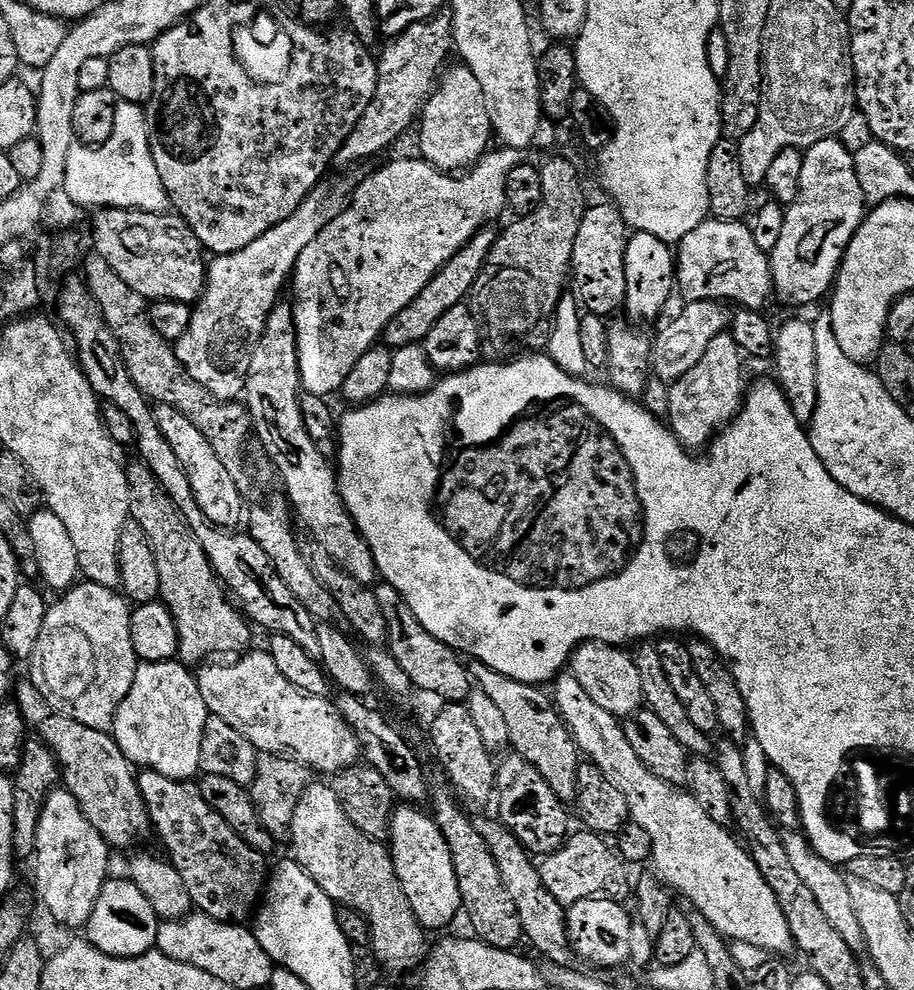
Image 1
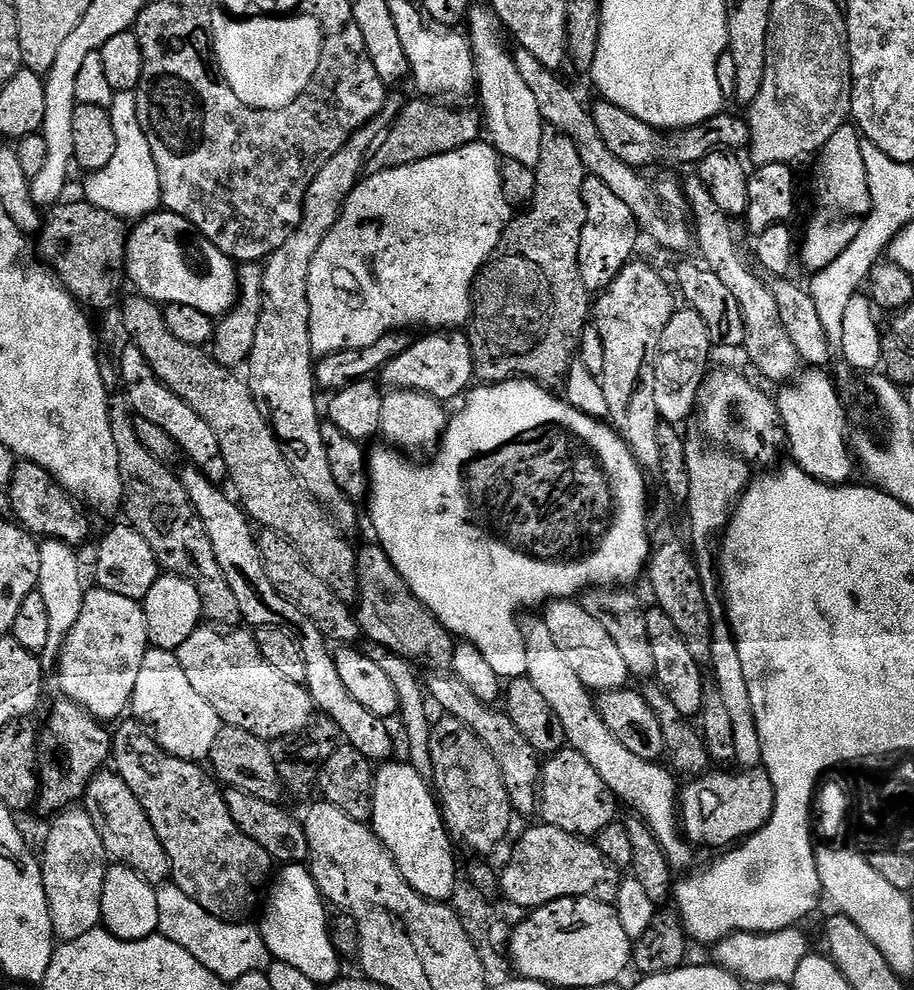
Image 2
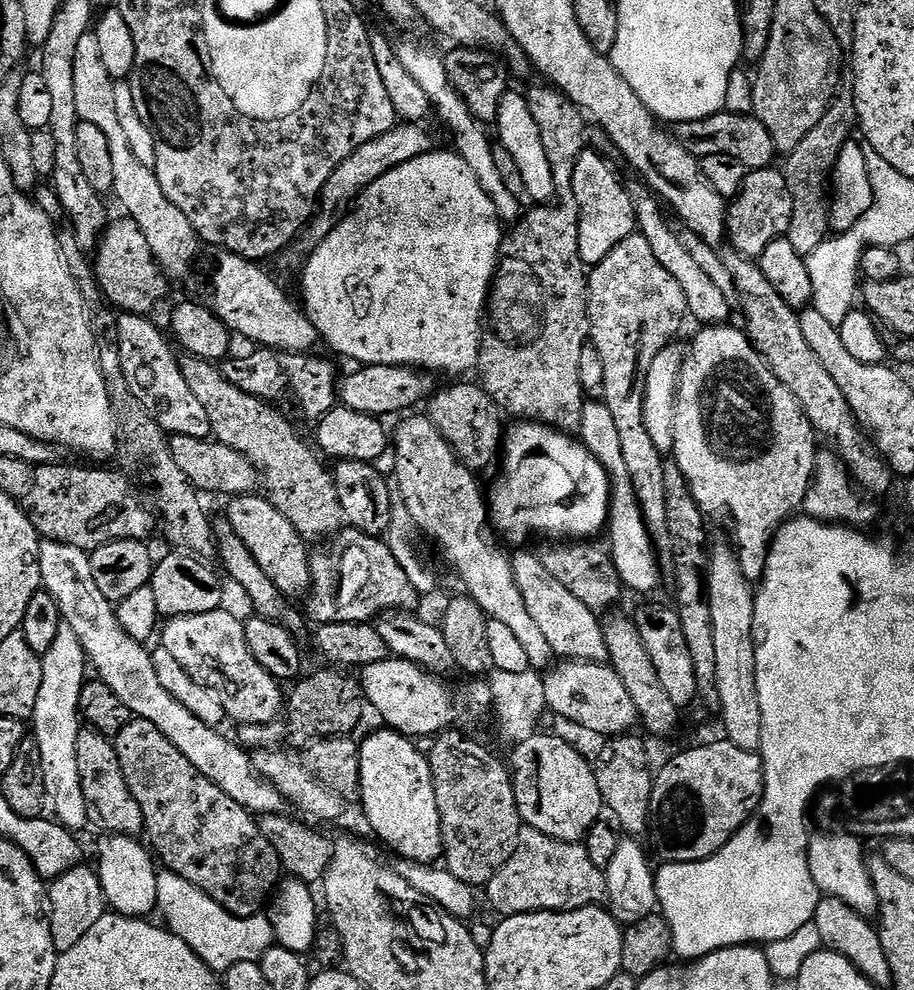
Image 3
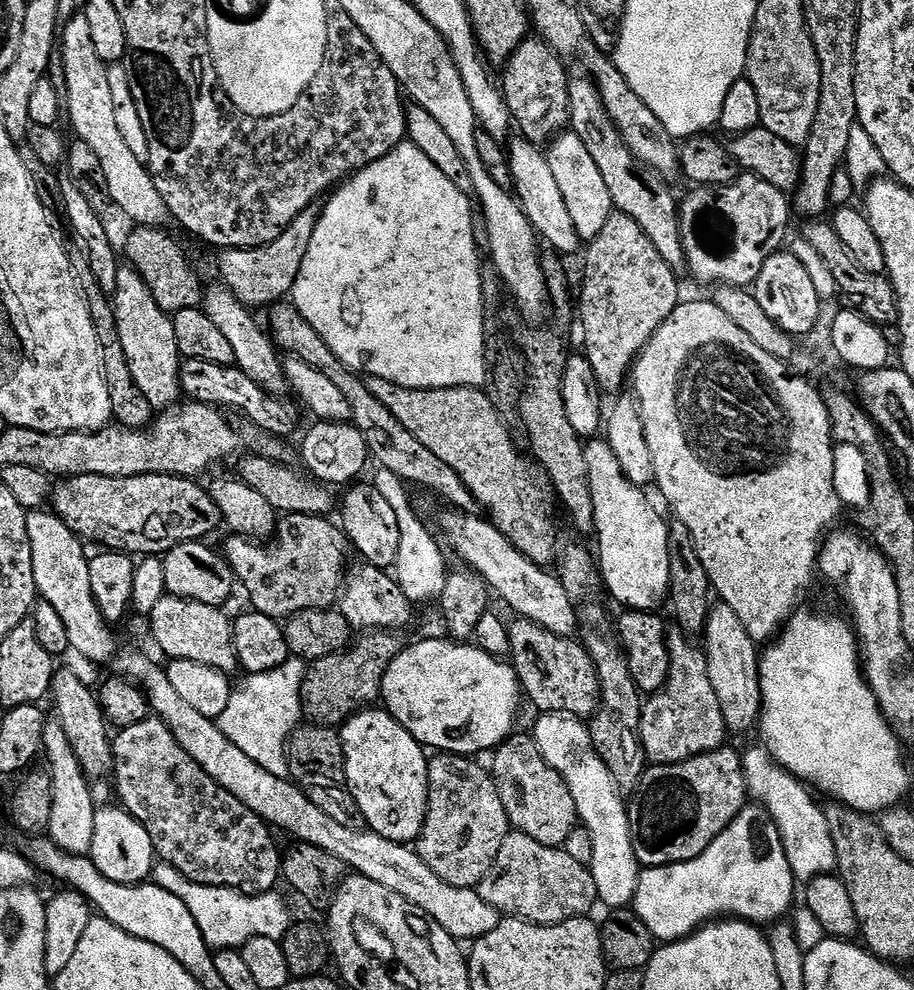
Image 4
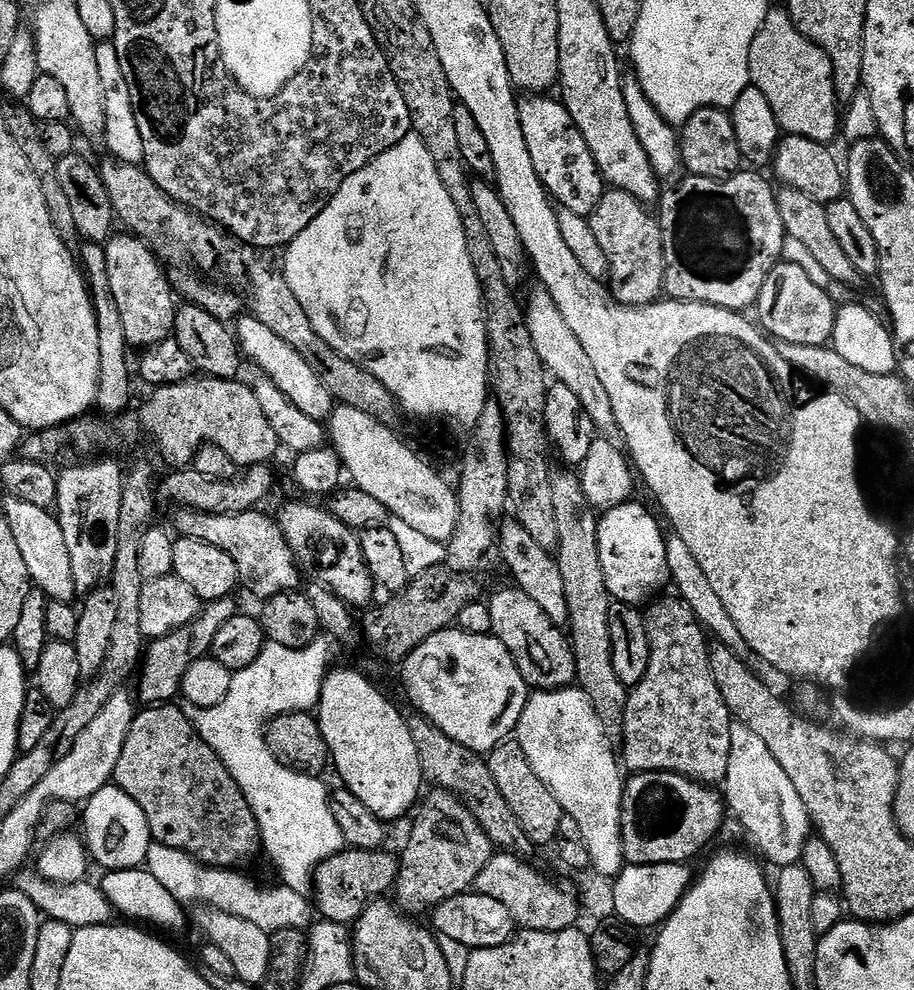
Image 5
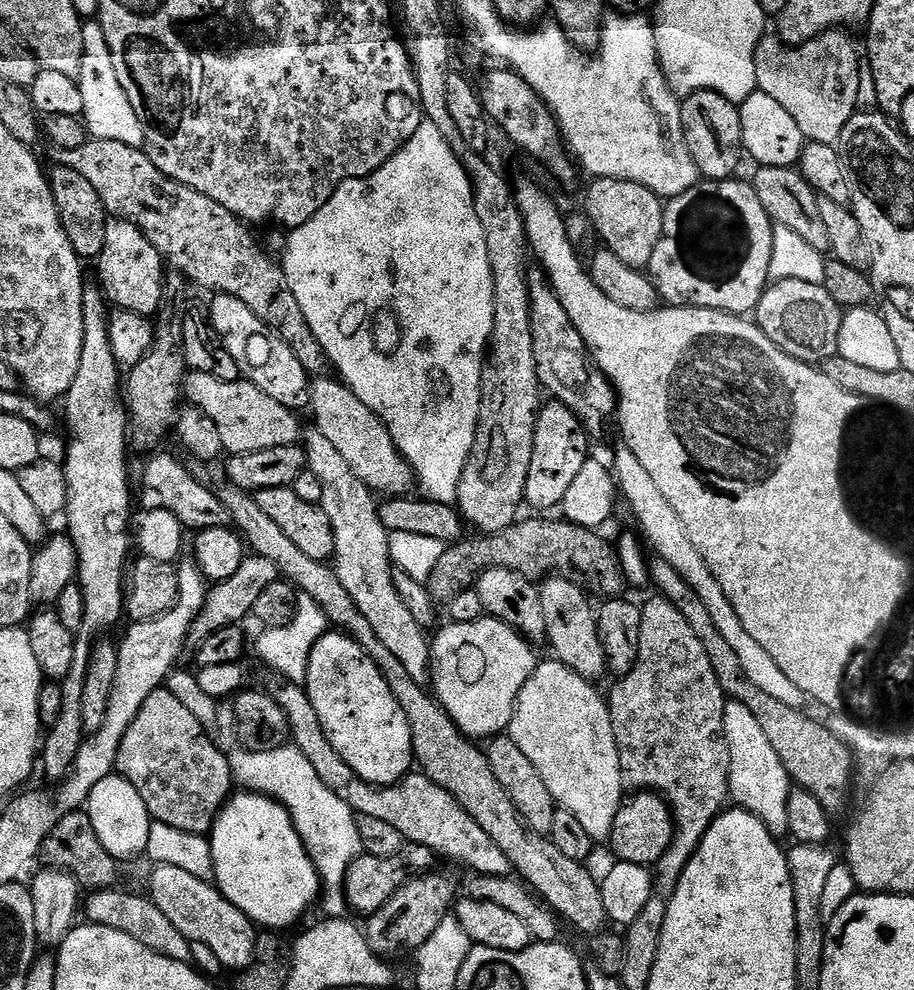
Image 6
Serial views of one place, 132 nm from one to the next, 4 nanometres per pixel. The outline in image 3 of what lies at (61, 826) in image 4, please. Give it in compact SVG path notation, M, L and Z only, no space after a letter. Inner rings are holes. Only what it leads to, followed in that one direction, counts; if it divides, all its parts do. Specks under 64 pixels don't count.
M61 623L58 636L54 638L54 646L50 646L50 650L46 650L41 666L41 686L38 689L37 705L34 706L30 719L30 732L38 742L38 754L42 758L40 779L46 782L47 803L50 805L50 812L56 823L63 828L73 830L87 829L89 823L86 814L86 797L82 794L82 778L78 778L78 734L82 730L80 695L82 694L82 686L86 683L84 668L89 667L89 662L82 650L82 644L78 642L71 626Z

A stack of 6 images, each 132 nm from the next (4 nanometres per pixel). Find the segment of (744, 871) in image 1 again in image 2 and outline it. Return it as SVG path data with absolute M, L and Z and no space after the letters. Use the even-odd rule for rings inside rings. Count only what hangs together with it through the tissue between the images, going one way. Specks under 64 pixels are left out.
M525 619L522 631L526 646L526 678L534 682L542 698L550 702L550 710L558 714L567 747L578 750L578 754L582 754L582 758L586 758L586 762L590 762L590 766L598 770L598 778L606 782L606 786L616 795L621 805L629 804L636 811L633 813L647 824L654 838L658 838L673 869L686 867L692 860L694 848L678 827L677 777L663 763L650 762L646 758L638 758L638 754L630 754L630 750L626 750L626 746L622 746L622 742L618 742L618 738L614 738L610 730L606 730L606 724L596 710L593 693L566 663L566 658L558 650L554 638L550 638L550 630L546 630L543 619Z

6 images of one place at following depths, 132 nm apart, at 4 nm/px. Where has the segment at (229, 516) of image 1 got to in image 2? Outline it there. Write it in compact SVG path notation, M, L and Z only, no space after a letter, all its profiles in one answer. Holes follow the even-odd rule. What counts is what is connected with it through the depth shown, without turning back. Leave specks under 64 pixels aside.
M131 346L118 359L118 380L124 383L124 392L128 395L127 407L137 416L160 426L173 439L179 451L188 455L191 467L200 469L208 480L224 482L228 480L228 467L222 458L222 446L218 446L218 434L206 426L206 422L178 394L174 394L161 382L152 367L142 358L142 350Z

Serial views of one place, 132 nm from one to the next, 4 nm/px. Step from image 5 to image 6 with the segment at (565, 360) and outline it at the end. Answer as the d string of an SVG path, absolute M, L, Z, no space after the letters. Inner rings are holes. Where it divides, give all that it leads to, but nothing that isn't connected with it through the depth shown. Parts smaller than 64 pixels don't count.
M622 444L619 447L614 456L616 478L620 482L620 488L639 524L652 542L656 550L655 555L659 559L669 562L670 566L674 567L674 570L677 570L678 574L686 579L687 584L695 590L696 597L710 612L711 621L714 622L713 629L718 630L718 634L722 634L722 638L726 638L726 643L733 648L734 654L738 654L738 662L742 662L745 678L754 682L754 686L758 686L758 690L770 694L770 698L778 698L778 702L784 703L785 706L803 709L804 703L806 703L804 692L798 690L798 686L794 686L794 682L790 682L788 675L778 667L778 662L774 662L774 658L770 658L770 654L766 654L764 647L747 632L746 626L742 626L742 618L738 618L738 614L734 614L734 606L730 605L730 600L726 598L725 591L722 590L718 580L714 578L714 574L707 566L706 560L702 558L702 554L698 553L694 544L690 542L681 525L681 519L663 497L662 490L659 490L655 485L654 478L647 473L645 466L627 445Z

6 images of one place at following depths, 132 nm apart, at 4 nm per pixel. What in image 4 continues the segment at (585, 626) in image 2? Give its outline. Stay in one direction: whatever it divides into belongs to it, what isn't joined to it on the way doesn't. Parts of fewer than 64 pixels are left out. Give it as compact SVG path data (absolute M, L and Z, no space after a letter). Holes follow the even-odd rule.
M449 511L444 528L457 554L482 577L516 611L517 617L530 620L559 636L575 637L578 632L578 608L562 590L560 577L541 565L530 562L487 518Z

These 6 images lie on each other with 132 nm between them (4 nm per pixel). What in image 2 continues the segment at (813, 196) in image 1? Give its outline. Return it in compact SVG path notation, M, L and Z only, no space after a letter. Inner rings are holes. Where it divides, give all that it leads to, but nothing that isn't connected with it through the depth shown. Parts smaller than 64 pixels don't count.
M851 123L830 134L830 142L824 144L815 160L816 173L812 176L812 184L816 187L816 209L804 228L804 245L802 242L798 248L799 263L801 260L812 274L828 268L830 262L854 242L872 208L866 162L862 162L862 137Z

